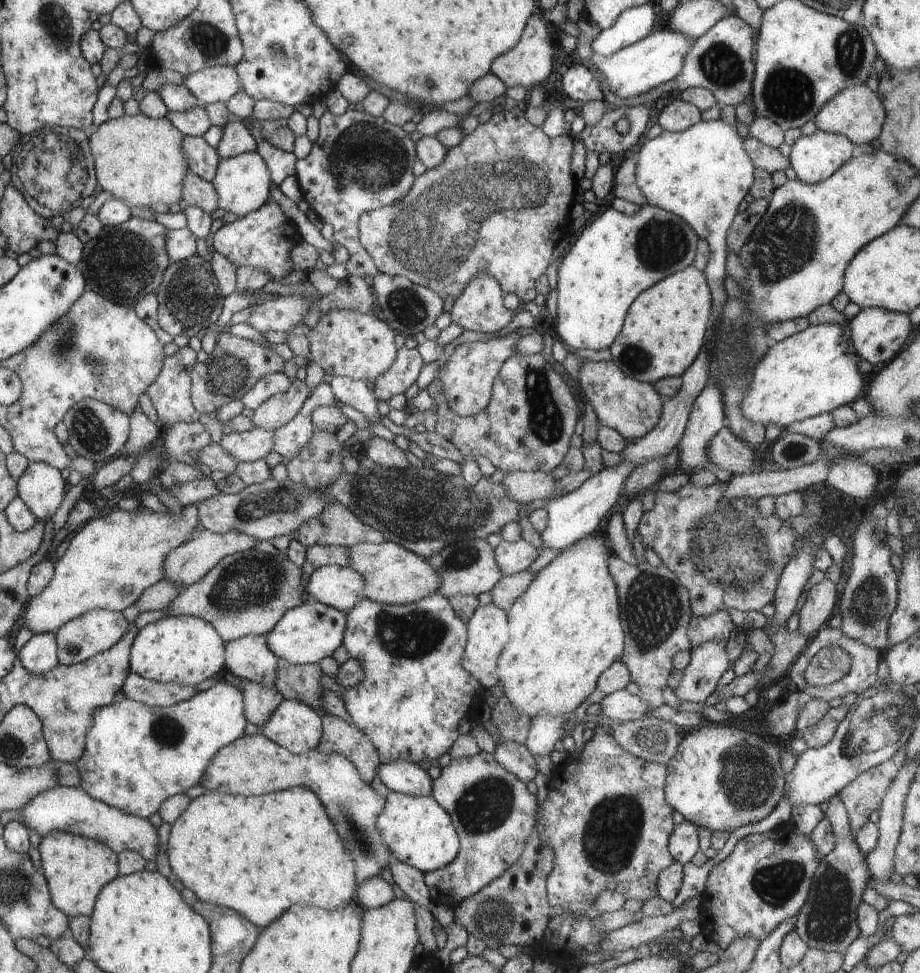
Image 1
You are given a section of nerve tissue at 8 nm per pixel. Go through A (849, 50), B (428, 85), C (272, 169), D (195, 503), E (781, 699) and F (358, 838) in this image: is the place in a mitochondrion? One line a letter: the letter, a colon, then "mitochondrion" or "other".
A: mitochondrion
B: mitochondrion
C: other
D: other
E: other
F: mitochondrion

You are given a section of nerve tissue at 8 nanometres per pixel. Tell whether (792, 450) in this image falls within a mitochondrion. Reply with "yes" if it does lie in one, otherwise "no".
yes

